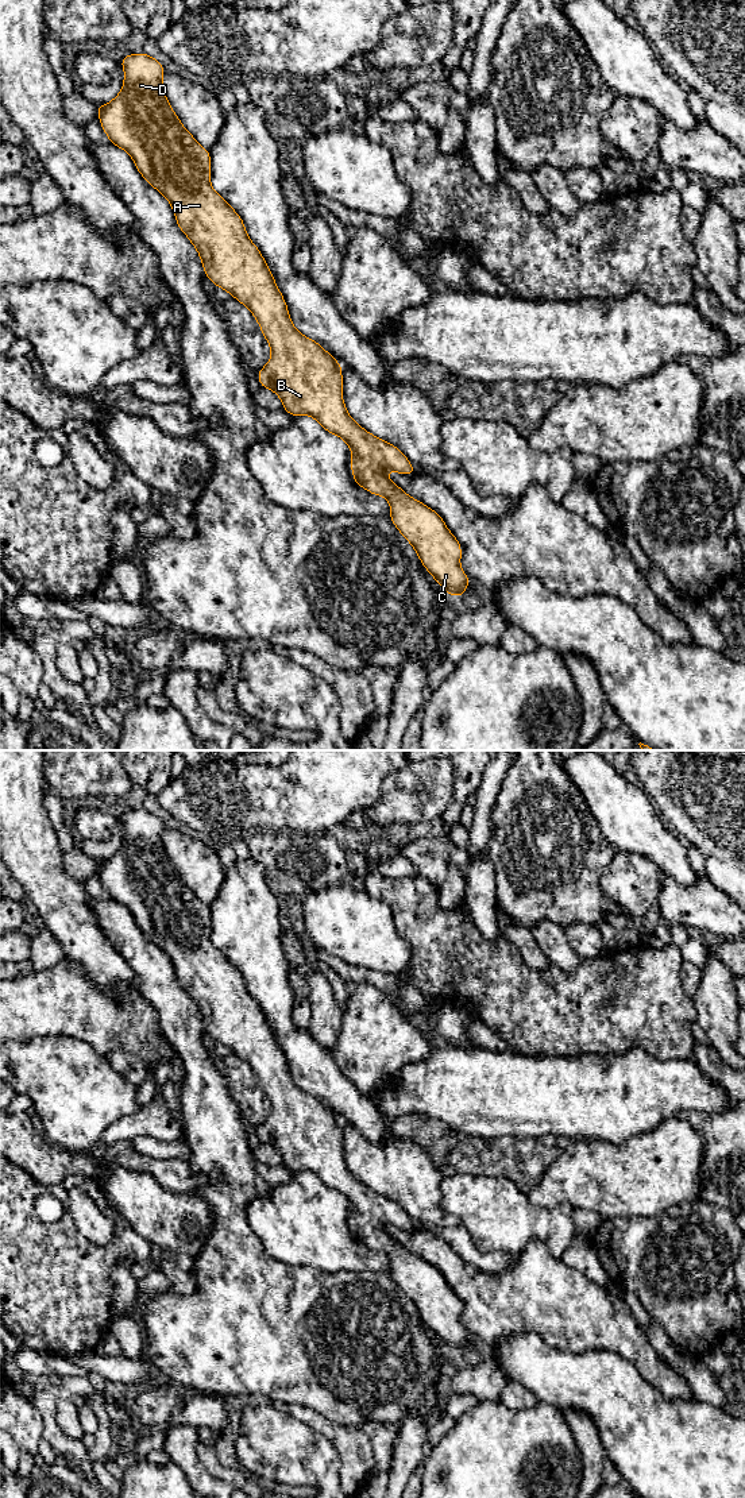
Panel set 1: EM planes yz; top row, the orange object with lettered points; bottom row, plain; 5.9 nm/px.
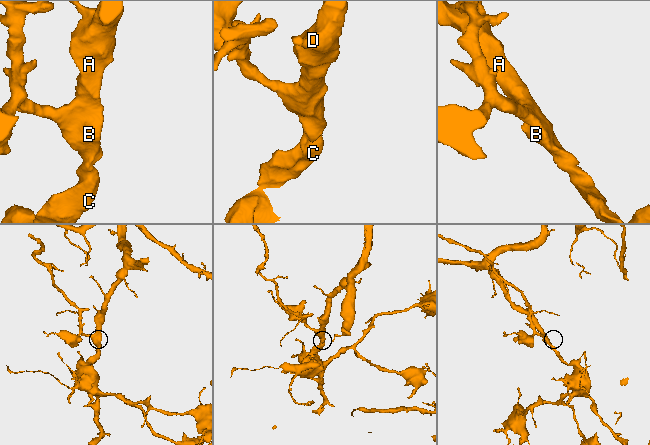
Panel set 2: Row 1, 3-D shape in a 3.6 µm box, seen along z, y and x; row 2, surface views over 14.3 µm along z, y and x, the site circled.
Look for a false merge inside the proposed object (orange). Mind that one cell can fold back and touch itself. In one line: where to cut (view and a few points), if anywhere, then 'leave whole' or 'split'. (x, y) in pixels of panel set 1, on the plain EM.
no cut | leave whole

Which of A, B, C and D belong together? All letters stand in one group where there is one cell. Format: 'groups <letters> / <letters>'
groups A B C D

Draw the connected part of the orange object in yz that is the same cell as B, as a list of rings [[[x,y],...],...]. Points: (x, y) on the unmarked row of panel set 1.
[[[144,808],[128,810],[120,819],[124,825],[123,843],[112,857],[97,861],[100,880],[109,897],[126,906],[142,933],[170,958],[180,985],[200,1011],[205,1032],[246,1061],[256,1074],[271,1103],[270,1116],[258,1127],[260,1142],[273,1146],[281,1154],[283,1166],[293,1173],[310,1171],[327,1188],[347,1198],[352,1206],[350,1224],[355,1239],[389,1256],[391,1278],[412,1300],[425,1325],[447,1351],[462,1354],[471,1333],[460,1324],[459,1297],[433,1265],[409,1252],[385,1229],[393,1225],[413,1231],[416,1224],[395,1201],[364,1186],[348,1170],[343,1158],[343,1121],[293,1081],[283,1051],[259,1004],[250,996],[244,977],[211,942],[209,906],[192,892],[169,860],[162,842],[163,821]]]

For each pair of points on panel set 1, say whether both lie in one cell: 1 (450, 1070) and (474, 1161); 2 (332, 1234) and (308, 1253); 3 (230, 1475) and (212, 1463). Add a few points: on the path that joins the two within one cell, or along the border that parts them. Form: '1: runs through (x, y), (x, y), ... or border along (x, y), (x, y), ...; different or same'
1: border along (439, 1119), (463, 1132), (498, 1138); different
2: runs through (327, 1238), (323, 1238), (313, 1247); same
3: runs through (226, 1474), (216, 1467); same

